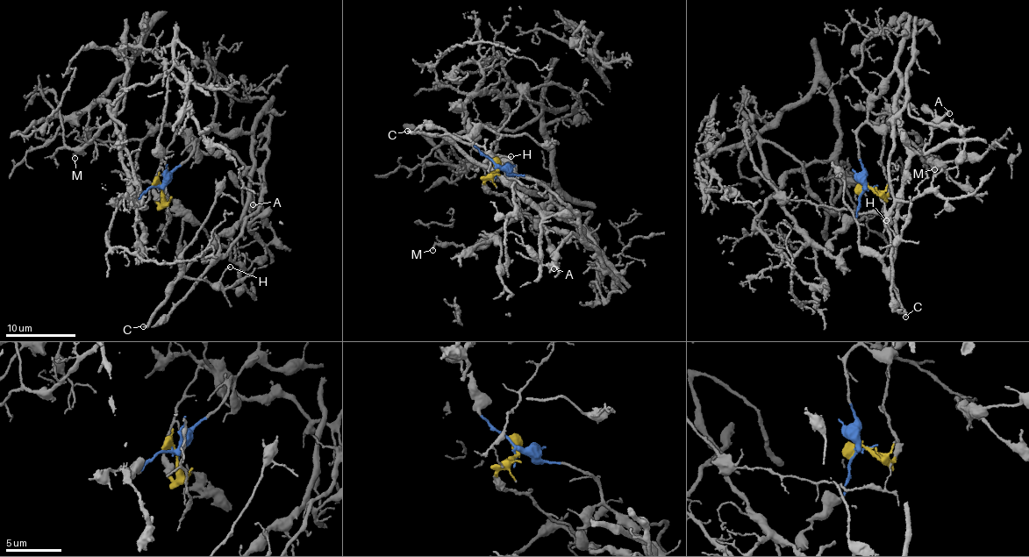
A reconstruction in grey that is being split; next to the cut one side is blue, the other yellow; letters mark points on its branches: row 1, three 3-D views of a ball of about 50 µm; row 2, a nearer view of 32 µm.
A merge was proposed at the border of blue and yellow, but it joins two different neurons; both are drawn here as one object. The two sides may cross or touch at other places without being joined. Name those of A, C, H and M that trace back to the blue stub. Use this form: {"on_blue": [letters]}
{"on_blue": ["A", "C", "H"]}

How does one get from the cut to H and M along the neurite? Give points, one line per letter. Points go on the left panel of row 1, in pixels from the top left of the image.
H: (158, 185), (197, 138), (252, 135), (240, 224), (172, 283), (216, 283), (230, 267)
M: (158, 185), (160, 204), (153, 182), (174, 138), (175, 129), (167, 124), (140, 139), (88, 141), (75, 159)

